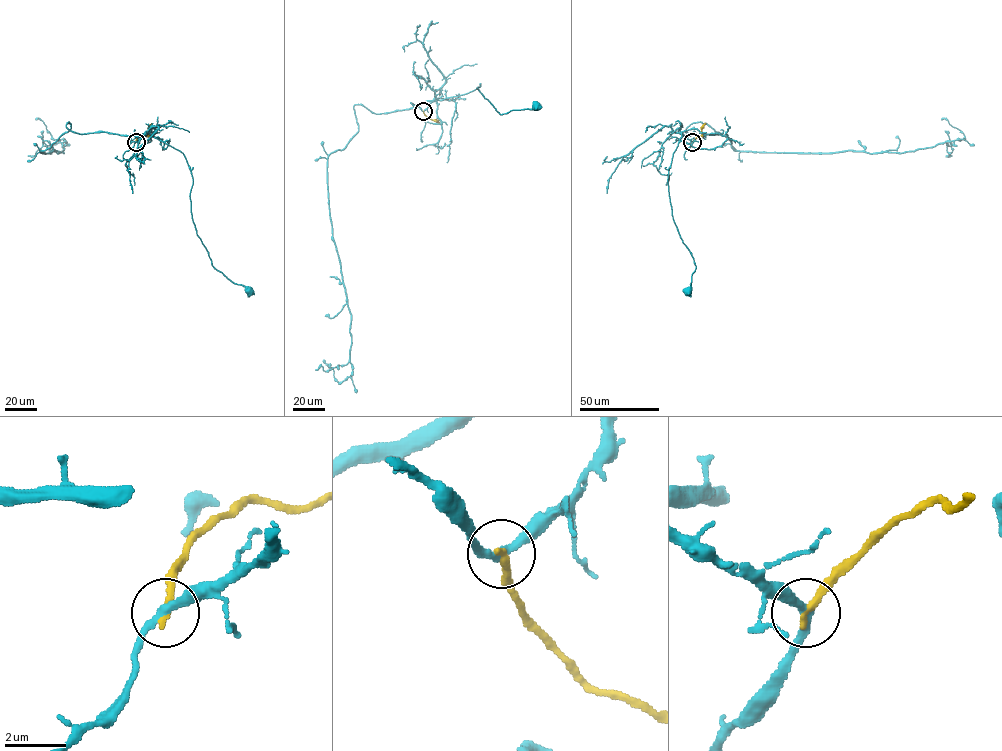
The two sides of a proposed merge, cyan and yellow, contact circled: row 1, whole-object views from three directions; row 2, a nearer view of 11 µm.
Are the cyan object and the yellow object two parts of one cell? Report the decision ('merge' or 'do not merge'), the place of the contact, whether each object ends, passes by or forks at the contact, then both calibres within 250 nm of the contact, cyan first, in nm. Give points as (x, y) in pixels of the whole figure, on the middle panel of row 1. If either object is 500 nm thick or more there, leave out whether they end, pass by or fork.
do not merge; at (423, 111); cyan passes by; yellow ends there; 260 nm thick on the cyan side, 260 nm on the other

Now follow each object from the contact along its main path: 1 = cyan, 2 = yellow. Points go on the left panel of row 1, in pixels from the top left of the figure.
1: (135, 142), (150, 133), (183, 154), (193, 180), (190, 195), (192, 218), (212, 265), (233, 282), (250, 290)
2: (135, 142), (139, 136), (147, 134), (151, 123)

